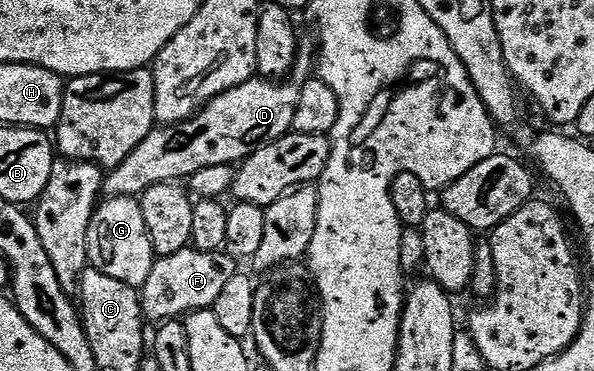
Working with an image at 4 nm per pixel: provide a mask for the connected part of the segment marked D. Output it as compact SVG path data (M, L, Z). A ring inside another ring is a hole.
M247 79L242 85L211 99L184 123L157 126L122 165L105 174L103 194L109 199L130 199L159 183L187 180L198 173L198 169L210 169L210 165L239 164L262 149L262 145L270 145L270 141L278 141L292 131L299 92L299 86L292 81Z

